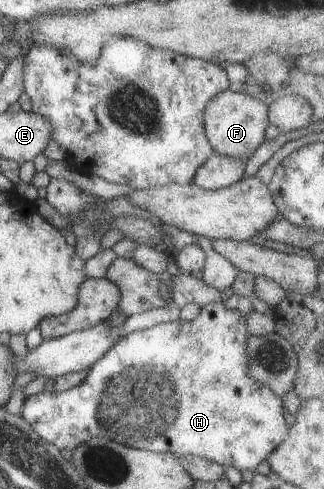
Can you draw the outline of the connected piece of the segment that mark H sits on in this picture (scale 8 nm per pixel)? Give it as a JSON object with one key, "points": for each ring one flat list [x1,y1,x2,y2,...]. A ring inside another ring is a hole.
{"points":[[210,303,206,306,201,307,201,311,194,318,193,320,182,320,178,319,176,321,167,322,159,324,158,326,153,326,152,328,146,329,146,330,138,330,134,331,130,334,127,334,126,336,121,337,121,339,112,347,100,360,97,360,93,366,88,369,88,376,80,382,78,386,74,386,72,388,69,388,68,390,65,390,64,392,39,392,34,395,30,395,29,397,25,397,24,402,21,406,21,417,30,424,32,427,32,430,36,432,36,434,39,434,46,442,50,442,50,444,53,444,58,448,58,450,66,449,68,451,74,452,82,442,86,442,86,440,90,440,90,438,94,438,95,436,101,436,101,437,108,437,109,439,112,439,114,442,119,442,120,444,129,446,129,447,136,447,137,449,146,449,147,451,152,451,155,453,170,453,173,455,176,455,177,457,183,457,183,456,189,456,189,457,198,457,198,458,206,458,206,460,209,460,210,462,217,462,218,464,221,464,222,466,233,466,236,468,236,470,240,470,240,472,244,470,250,470,252,473,256,473,256,468,258,467,258,464,262,462,262,460,265,460,268,458,269,454,272,454,273,450,276,450,276,447,287,437,289,425,286,423,286,420,284,419,284,413,287,411,284,407,284,403,282,402,282,399,275,393,268,388,268,386,264,386,264,384,260,384,260,382,256,382,248,376,248,340,250,340,250,332,248,332,248,322,246,322,246,316,242,313,240,313,238,310,230,310,228,307,225,306,225,304,222,303]]}

